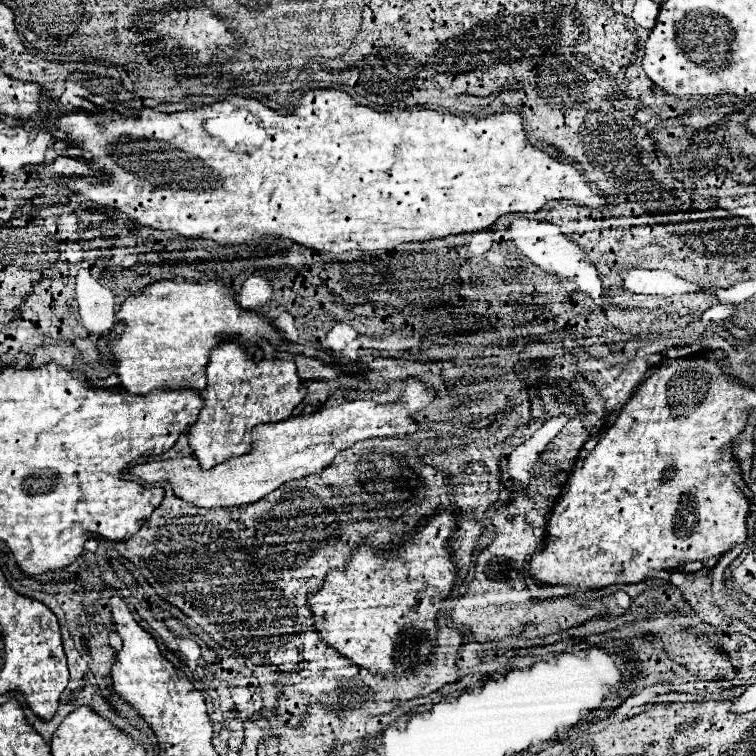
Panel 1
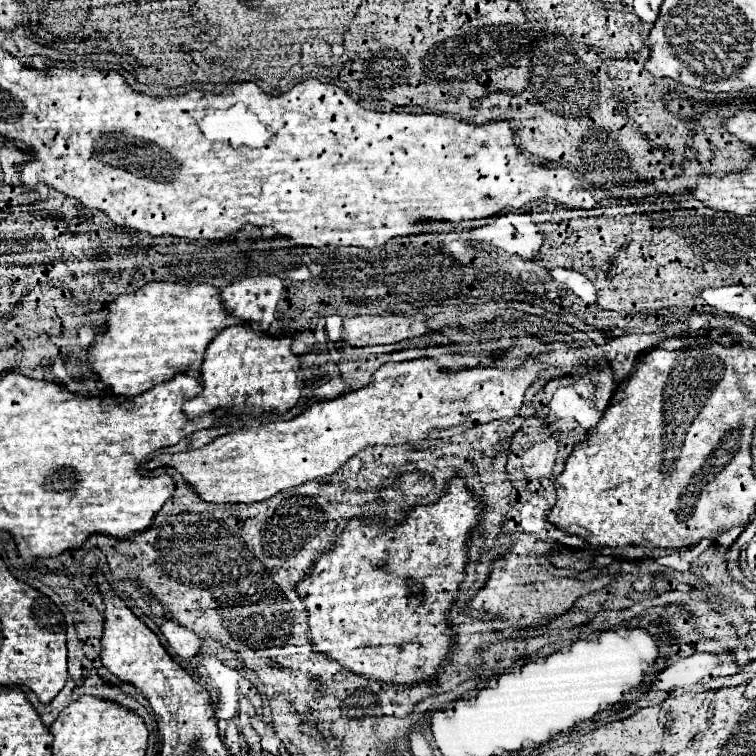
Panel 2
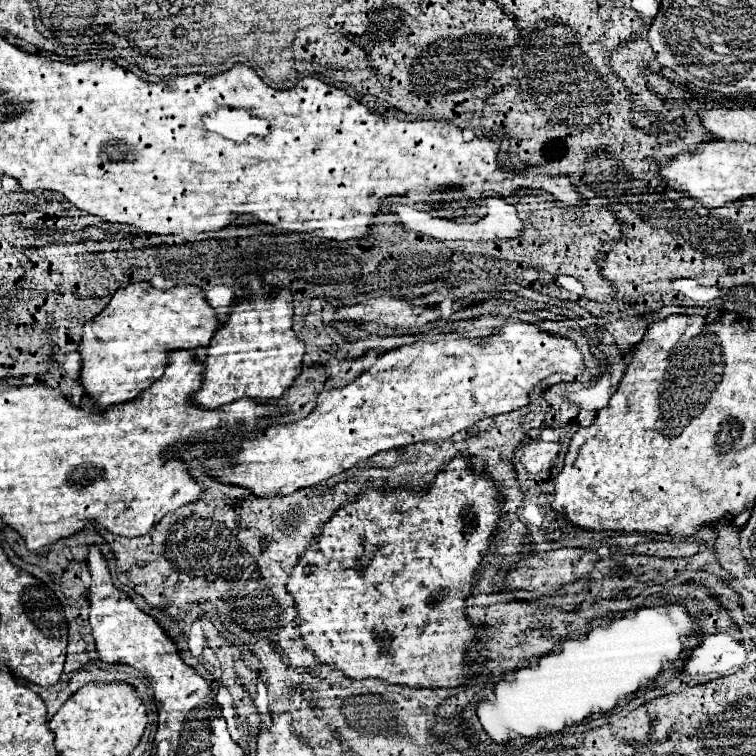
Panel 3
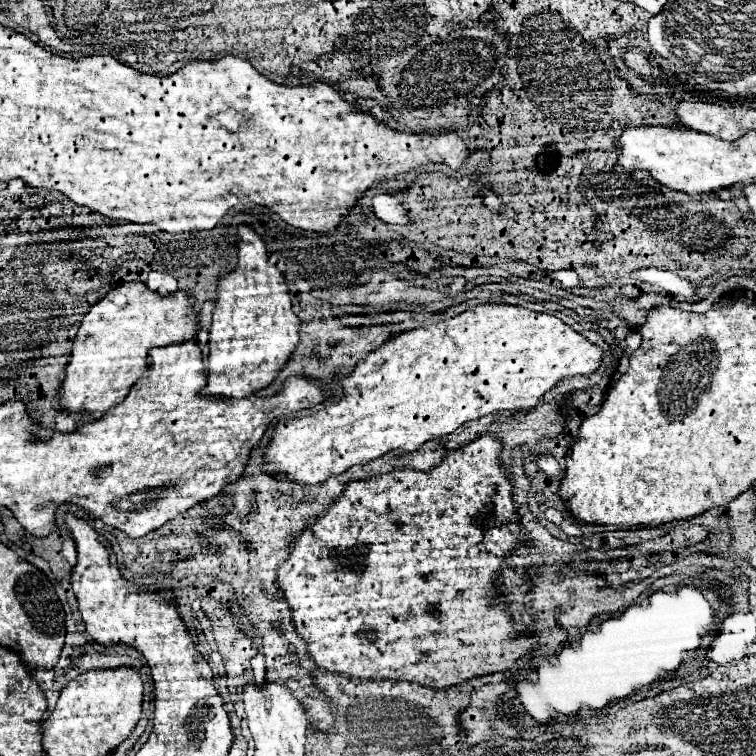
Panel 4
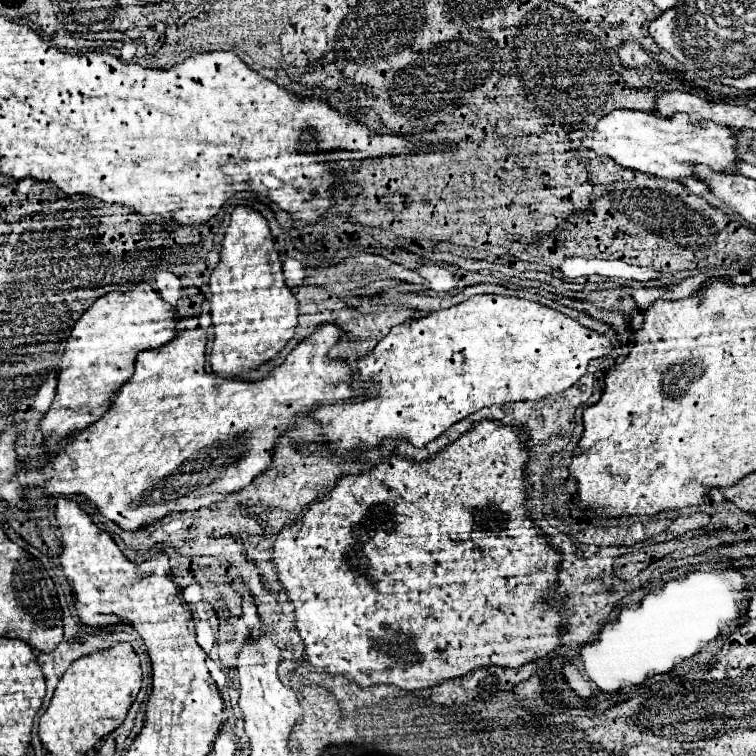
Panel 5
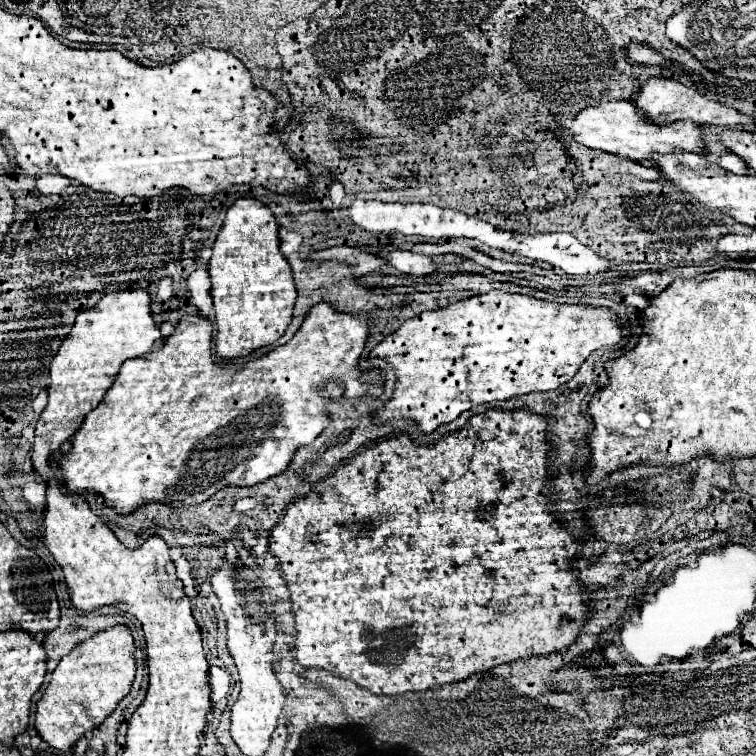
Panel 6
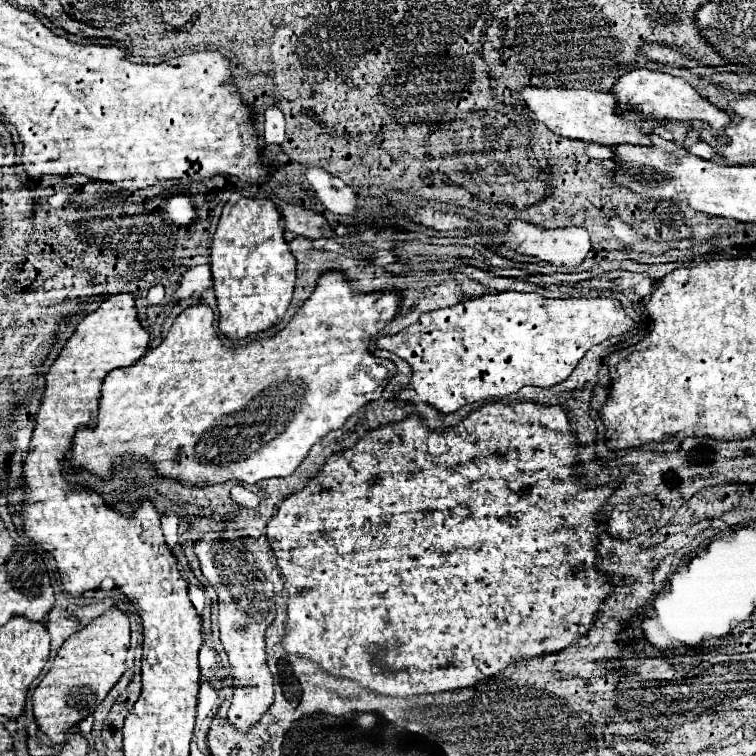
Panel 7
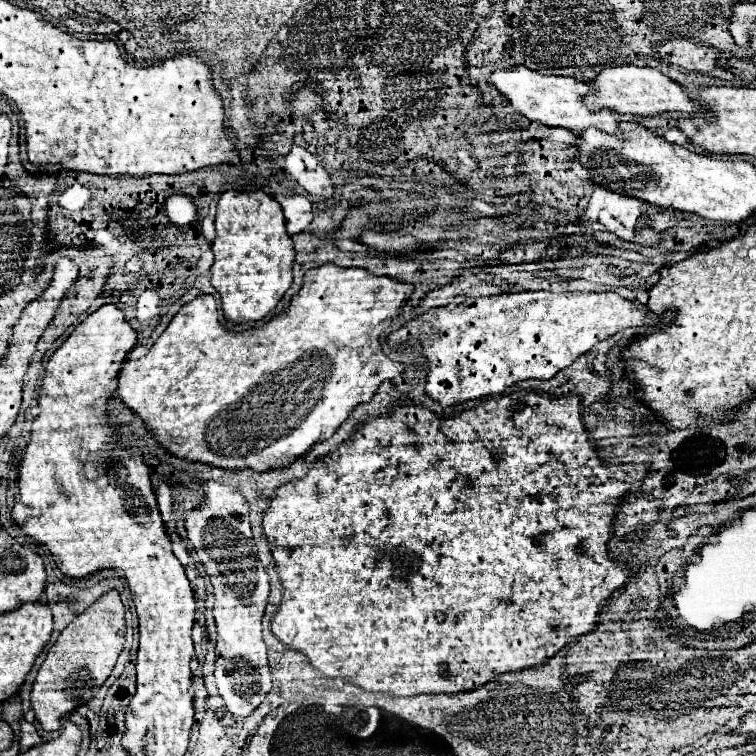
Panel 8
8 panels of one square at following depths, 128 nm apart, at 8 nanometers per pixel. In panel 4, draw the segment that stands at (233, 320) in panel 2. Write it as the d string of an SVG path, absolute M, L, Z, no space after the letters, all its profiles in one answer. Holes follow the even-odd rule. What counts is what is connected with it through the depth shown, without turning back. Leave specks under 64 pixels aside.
M126 282L114 288L106 298L90 308L84 316L80 330L74 338L72 356L66 366L66 378L62 382L62 398L60 404L66 412L88 412L88 414L104 414L116 404L120 404L130 388L140 380L142 372L148 366L148 350L154 346L170 346L194 340L198 332L198 312L190 306L188 296L184 292L174 292L170 296L160 296L146 288L142 282Z

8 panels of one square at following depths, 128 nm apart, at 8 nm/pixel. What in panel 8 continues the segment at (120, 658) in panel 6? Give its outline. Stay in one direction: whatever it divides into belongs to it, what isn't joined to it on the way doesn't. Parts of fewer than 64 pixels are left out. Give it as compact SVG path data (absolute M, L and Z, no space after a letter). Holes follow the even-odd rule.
M112 590L94 602L84 614L76 616L76 620L58 636L56 644L50 646L30 694L34 714L46 732L60 730L66 714L88 704L96 696L98 688L112 674L112 668L124 648L124 634L124 606L118 592Z

